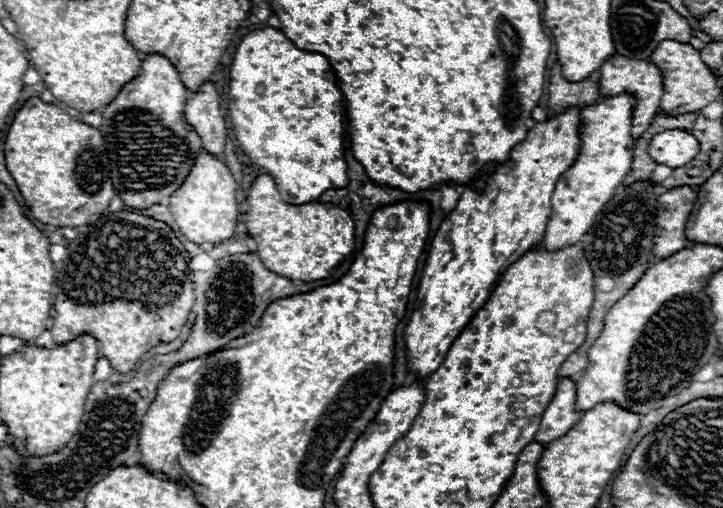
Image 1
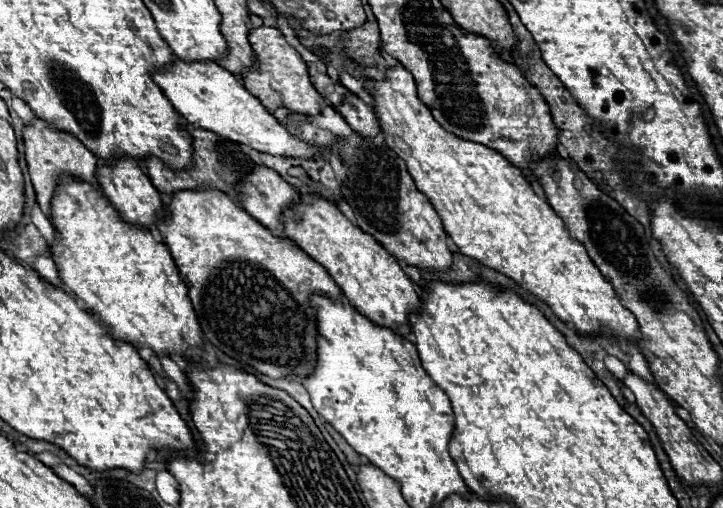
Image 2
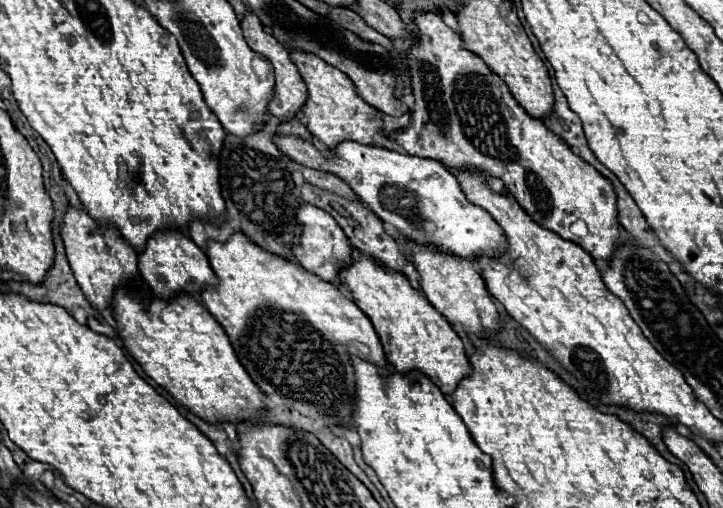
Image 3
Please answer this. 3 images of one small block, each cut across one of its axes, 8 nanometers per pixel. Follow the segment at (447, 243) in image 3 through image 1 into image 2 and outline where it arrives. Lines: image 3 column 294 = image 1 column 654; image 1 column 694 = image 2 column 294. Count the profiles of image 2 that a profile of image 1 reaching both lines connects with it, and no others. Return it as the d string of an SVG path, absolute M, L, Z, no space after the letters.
M174 54L168 66L152 72L152 80L160 86L160 90L164 90L164 96L172 102L174 110L188 120L188 124L198 124L202 130L214 132L226 140L248 144L254 150L276 156L312 158L320 154L318 148L290 136L288 130L268 114L260 100L254 98L232 72L214 62L180 62Z

